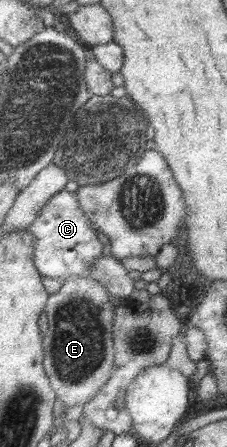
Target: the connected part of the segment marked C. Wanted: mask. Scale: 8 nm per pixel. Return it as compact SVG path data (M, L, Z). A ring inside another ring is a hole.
M60 191L48 201L42 214L27 230L36 247L35 261L40 273L52 279L70 279L70 277L90 277L92 261L104 253L104 243L98 239L86 212L82 210L76 194Z

